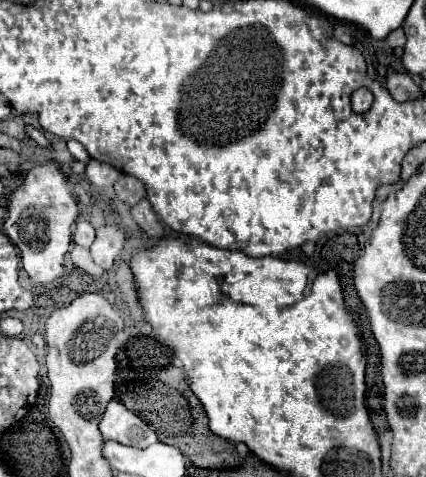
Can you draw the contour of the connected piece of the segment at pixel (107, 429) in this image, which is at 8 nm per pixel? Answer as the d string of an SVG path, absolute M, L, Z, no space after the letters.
M116 399L108 403L98 427L106 441L116 441L138 449L146 449L148 445L158 441L156 433Z

